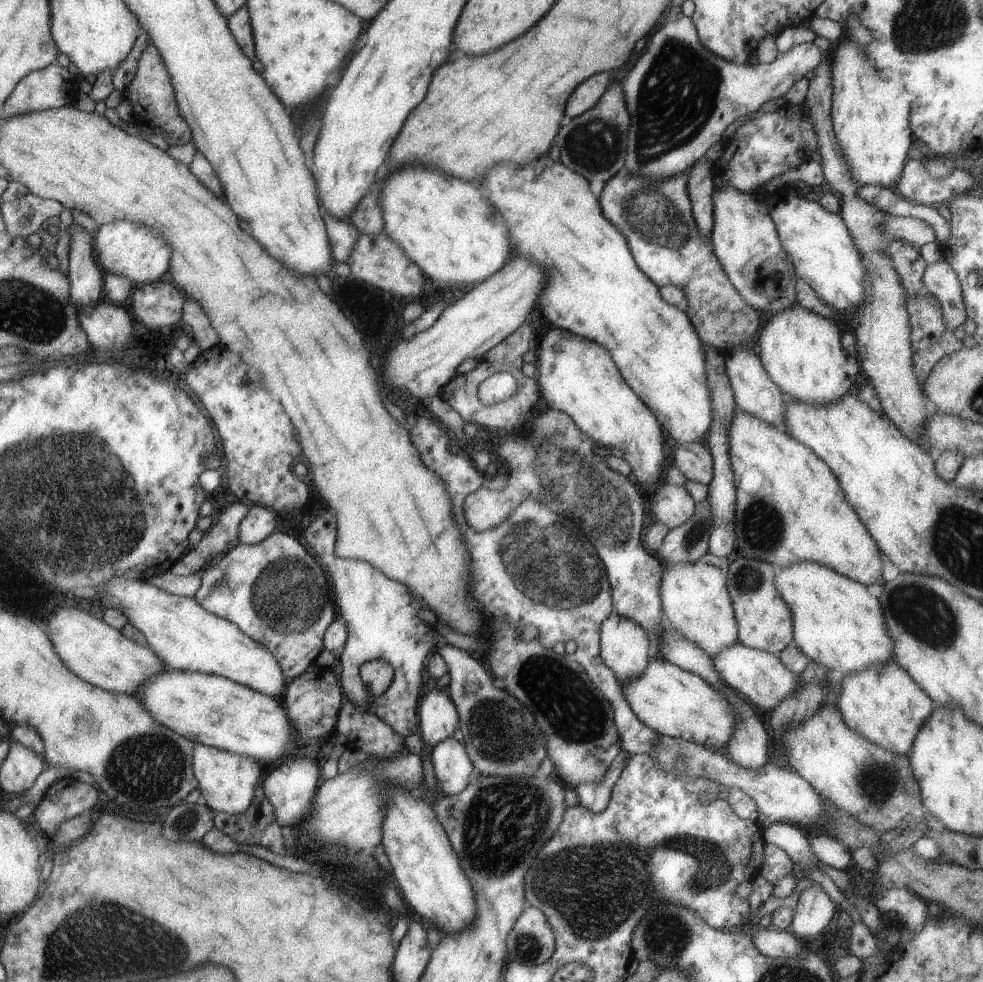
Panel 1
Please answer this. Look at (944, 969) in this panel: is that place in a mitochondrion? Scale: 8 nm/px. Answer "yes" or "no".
no

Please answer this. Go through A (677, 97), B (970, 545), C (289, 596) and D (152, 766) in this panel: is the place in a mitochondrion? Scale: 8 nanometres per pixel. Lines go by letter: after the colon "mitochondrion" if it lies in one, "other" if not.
A: mitochondrion
B: mitochondrion
C: mitochondrion
D: mitochondrion

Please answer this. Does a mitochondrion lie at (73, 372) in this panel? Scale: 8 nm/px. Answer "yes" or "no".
no

